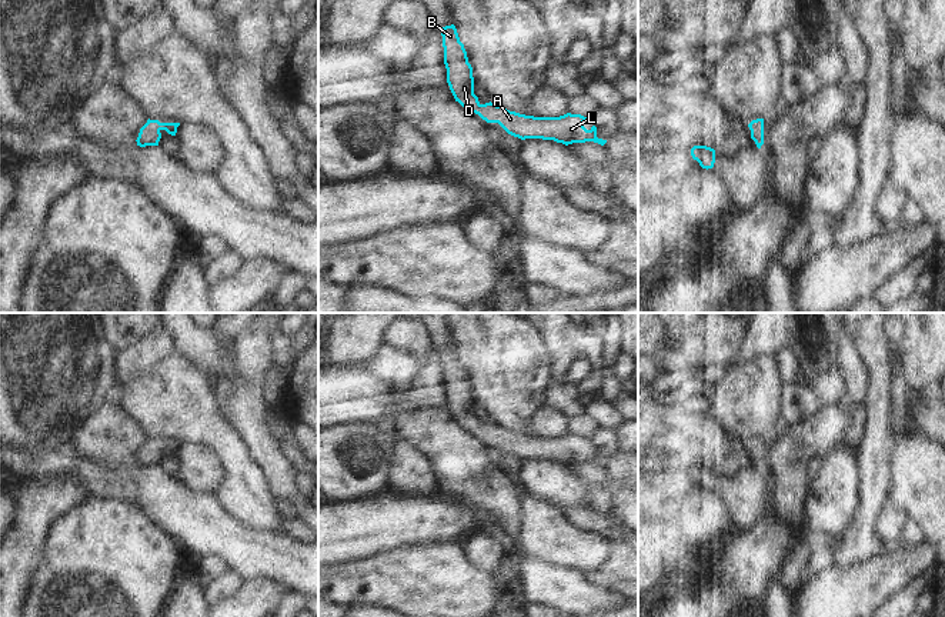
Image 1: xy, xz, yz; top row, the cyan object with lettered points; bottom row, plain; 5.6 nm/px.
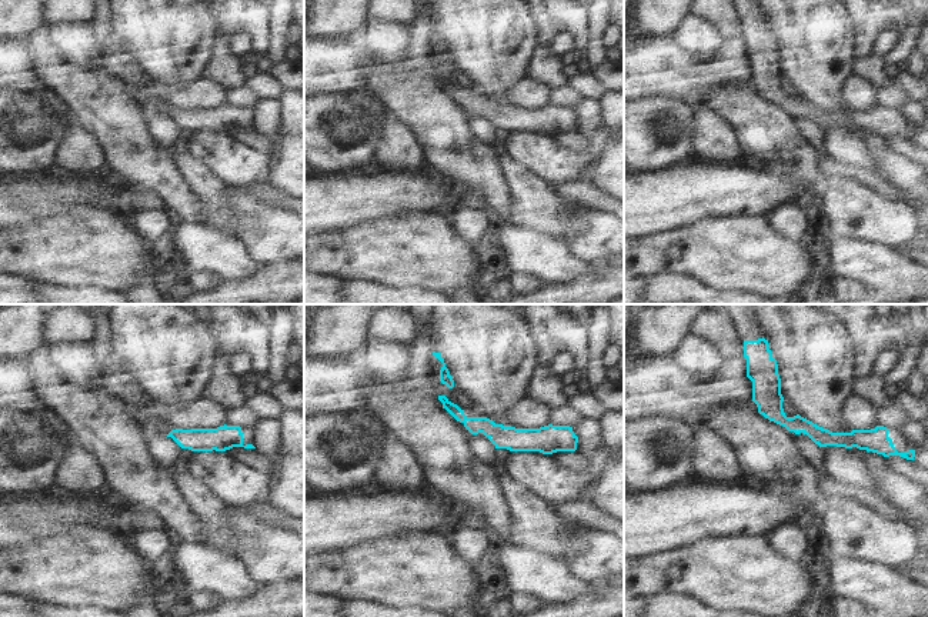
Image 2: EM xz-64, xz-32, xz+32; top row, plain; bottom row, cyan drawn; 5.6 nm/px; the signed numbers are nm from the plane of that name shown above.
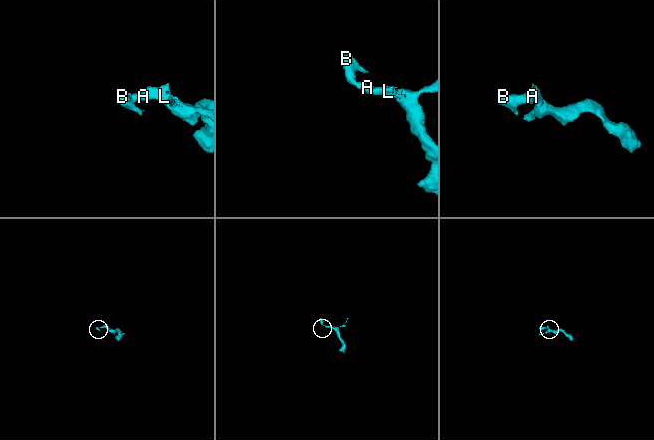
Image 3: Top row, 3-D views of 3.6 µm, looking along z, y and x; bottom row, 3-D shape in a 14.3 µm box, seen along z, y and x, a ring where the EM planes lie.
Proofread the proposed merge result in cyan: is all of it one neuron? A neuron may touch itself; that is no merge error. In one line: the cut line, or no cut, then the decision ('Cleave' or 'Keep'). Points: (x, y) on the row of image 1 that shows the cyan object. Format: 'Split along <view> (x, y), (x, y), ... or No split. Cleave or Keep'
No split. Keep

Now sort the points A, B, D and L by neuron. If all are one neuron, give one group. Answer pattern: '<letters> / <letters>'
A B D L

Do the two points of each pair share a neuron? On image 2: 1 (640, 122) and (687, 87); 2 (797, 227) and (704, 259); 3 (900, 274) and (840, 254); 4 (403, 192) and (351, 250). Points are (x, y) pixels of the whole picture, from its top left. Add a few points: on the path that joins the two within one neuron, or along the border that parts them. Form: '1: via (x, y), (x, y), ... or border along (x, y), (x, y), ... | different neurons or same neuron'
1: border along (640, 97), (678, 96), (687, 100) | different neurons
2: border along (768, 217), (781, 233), (798, 243) | different neurons
3: via (885, 269), (867, 260), (854, 259) | same neuron
4: border along (411, 210), (394, 212), (346, 227) | different neurons

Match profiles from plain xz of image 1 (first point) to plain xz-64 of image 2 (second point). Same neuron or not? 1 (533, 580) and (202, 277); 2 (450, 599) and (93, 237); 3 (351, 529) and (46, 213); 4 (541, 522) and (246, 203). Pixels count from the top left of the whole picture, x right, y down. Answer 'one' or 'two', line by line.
1: two
2: one
3: two
4: two

